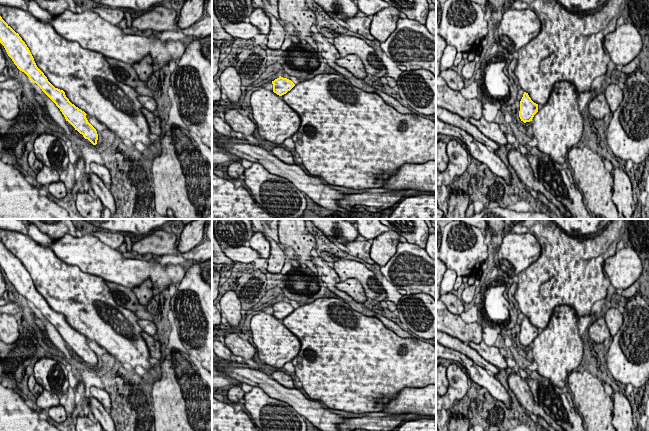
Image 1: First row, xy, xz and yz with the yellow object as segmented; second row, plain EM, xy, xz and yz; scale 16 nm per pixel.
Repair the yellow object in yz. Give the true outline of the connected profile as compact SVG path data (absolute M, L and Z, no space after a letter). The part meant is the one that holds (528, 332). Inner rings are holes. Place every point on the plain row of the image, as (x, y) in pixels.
M568 305L554 308L547 327L538 332L528 317L520 325L519 341L532 346L537 372L554 386L565 389L565 380L583 359L584 342L578 331L575 310Z

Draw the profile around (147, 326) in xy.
M140 319L138 324L142 328L143 332L151 336L156 336L158 328L155 326L154 322Z

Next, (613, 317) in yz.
M609 305L605 308L603 315L611 336L615 336L623 324L622 313Z

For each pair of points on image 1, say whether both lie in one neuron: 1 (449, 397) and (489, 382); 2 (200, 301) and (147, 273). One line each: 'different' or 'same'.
1: different
2: different

